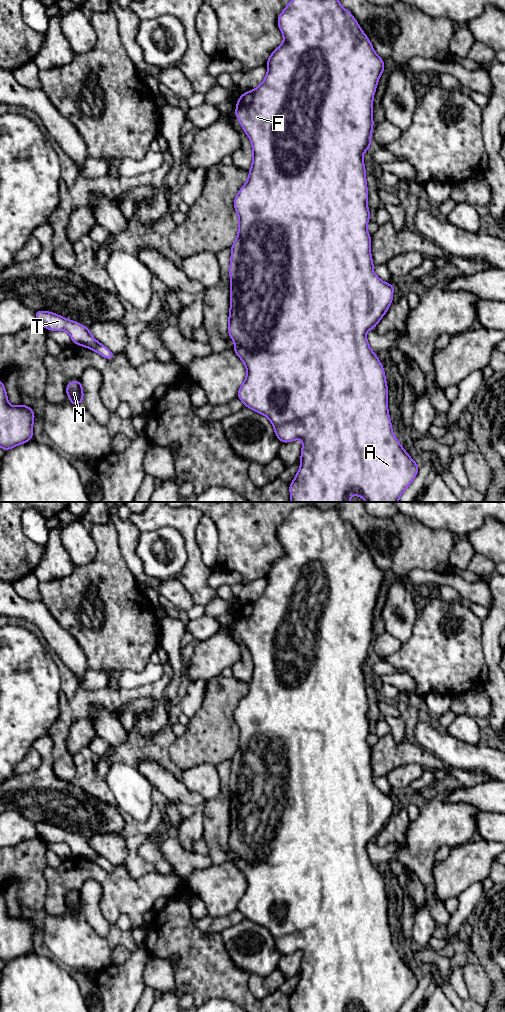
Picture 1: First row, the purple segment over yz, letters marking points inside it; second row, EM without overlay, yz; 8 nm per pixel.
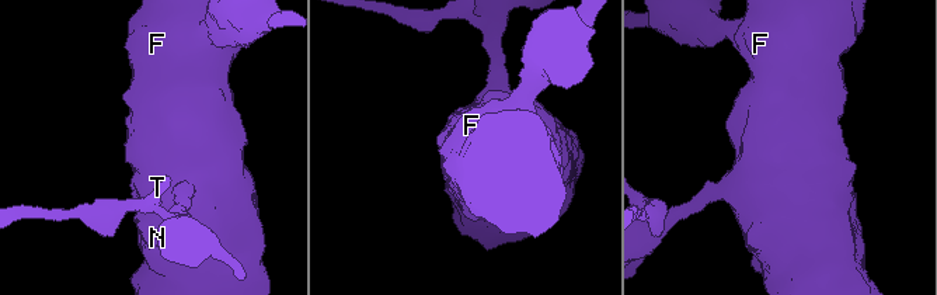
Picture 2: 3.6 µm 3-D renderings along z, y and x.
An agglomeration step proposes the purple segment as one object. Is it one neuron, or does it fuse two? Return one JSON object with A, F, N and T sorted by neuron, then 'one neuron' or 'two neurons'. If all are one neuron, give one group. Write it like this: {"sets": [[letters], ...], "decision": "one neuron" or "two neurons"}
{"sets": [["A", "F", "N", "T"]], "decision": "one neuron"}

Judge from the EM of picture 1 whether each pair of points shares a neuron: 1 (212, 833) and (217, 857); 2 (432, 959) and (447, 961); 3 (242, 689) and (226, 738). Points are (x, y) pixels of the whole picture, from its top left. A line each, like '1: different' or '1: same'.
1: same
2: same
3: same

